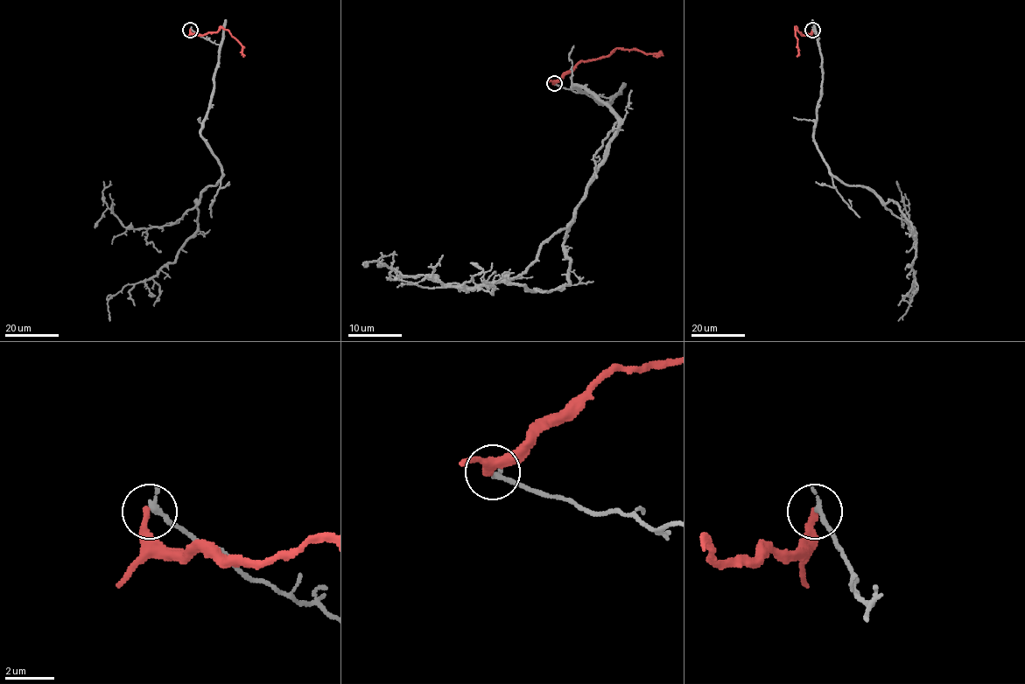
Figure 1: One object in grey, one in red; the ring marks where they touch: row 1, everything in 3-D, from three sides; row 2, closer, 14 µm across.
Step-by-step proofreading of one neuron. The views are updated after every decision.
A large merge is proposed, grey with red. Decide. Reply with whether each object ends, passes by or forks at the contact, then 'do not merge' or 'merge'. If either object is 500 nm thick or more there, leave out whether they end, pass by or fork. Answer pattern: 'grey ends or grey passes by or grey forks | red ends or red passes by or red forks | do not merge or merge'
grey ends | red ends | do not merge

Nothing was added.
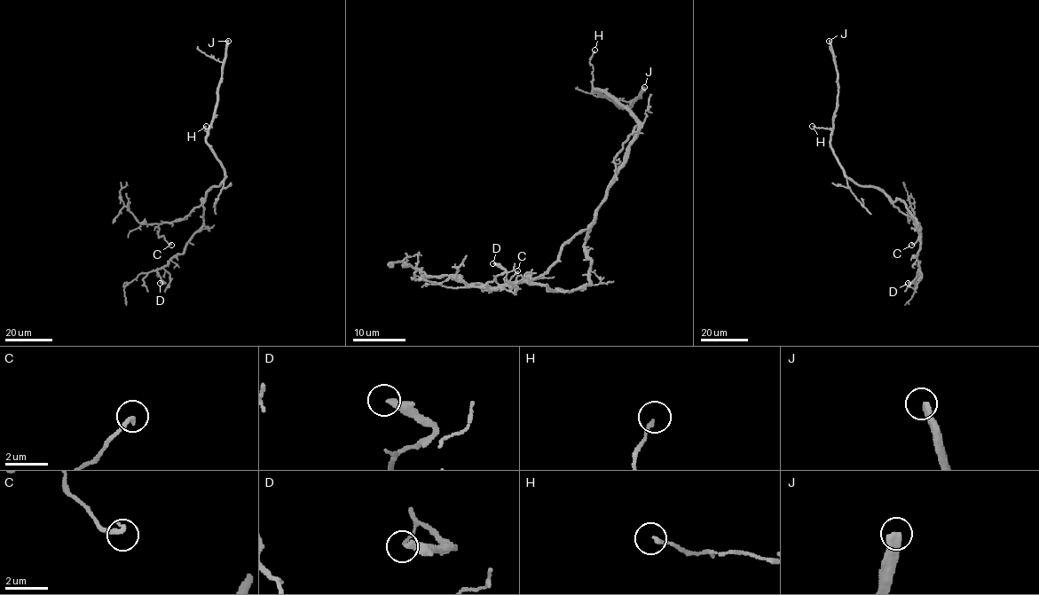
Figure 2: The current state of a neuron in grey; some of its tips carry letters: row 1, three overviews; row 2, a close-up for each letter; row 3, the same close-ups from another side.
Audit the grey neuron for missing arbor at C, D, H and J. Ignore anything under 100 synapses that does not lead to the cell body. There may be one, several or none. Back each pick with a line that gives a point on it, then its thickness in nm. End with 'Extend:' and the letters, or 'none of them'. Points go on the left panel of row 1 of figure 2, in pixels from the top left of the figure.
J: Place: (228, 41). Thickness 360 nm
Extend: J

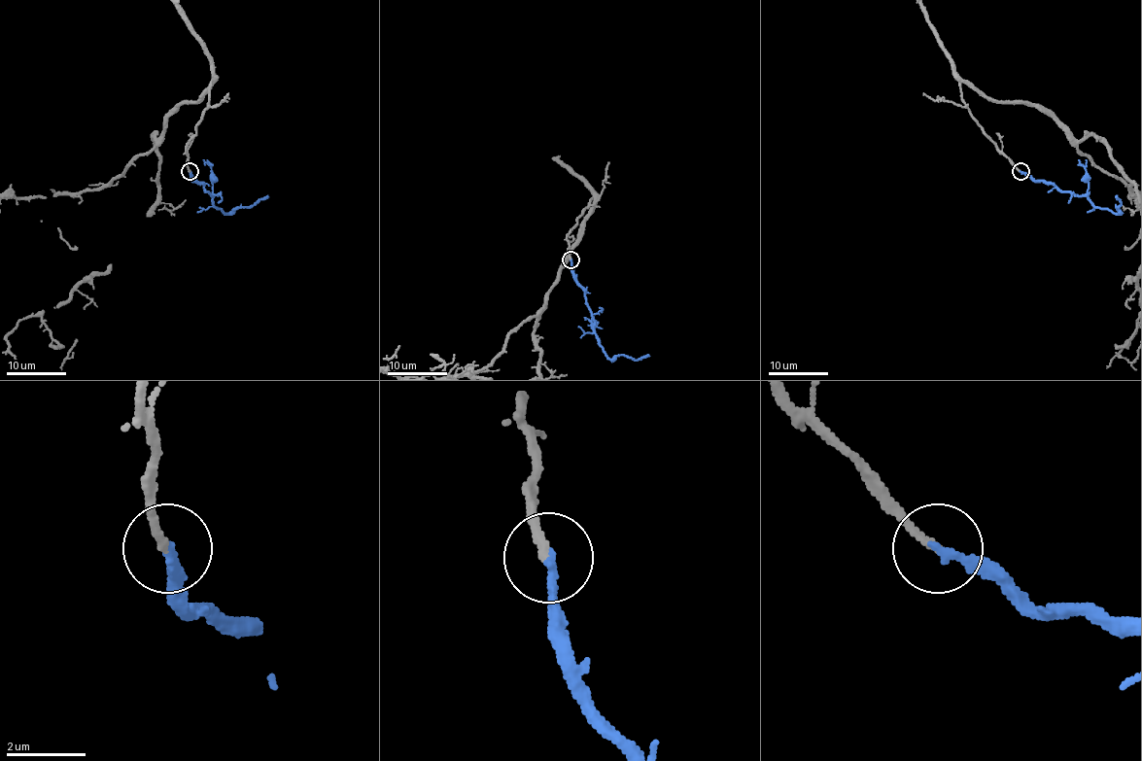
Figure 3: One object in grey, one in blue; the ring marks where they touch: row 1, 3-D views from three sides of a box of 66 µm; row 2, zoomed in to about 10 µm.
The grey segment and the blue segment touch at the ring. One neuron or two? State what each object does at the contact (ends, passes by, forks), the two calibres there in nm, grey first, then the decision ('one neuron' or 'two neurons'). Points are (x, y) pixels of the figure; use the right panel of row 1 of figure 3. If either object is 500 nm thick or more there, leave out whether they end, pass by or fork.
grey ends | blue ends | 200/240 nm | one neuron

